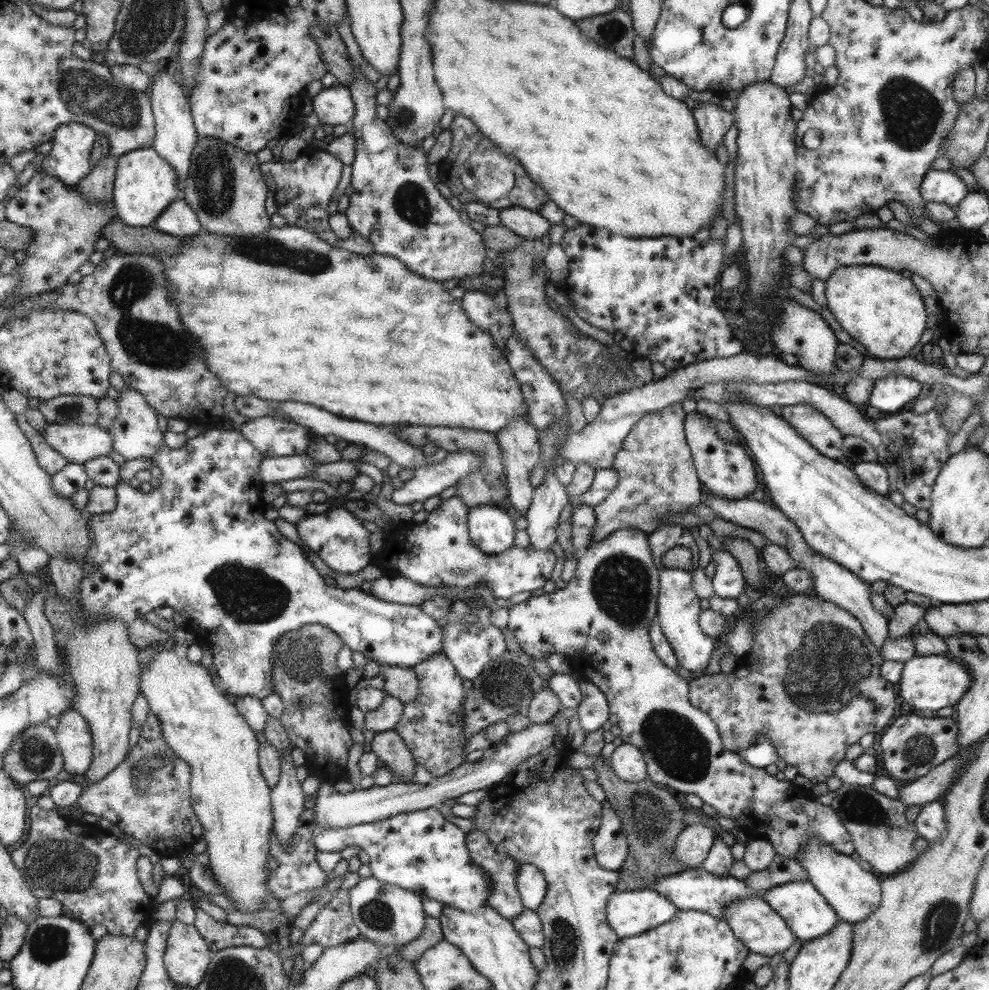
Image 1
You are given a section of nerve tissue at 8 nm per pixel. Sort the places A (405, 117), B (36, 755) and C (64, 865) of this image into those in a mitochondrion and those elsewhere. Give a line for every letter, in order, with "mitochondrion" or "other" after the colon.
A: mitochondrion
B: mitochondrion
C: mitochondrion

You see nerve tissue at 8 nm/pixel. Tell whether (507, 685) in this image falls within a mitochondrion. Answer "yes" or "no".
yes

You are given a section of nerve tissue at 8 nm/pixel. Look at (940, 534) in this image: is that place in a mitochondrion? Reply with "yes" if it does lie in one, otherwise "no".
no

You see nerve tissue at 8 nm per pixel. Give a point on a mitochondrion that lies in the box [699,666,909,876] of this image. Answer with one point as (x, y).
(857, 806)

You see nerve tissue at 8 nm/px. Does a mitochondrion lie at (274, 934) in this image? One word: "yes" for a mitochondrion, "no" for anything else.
no

